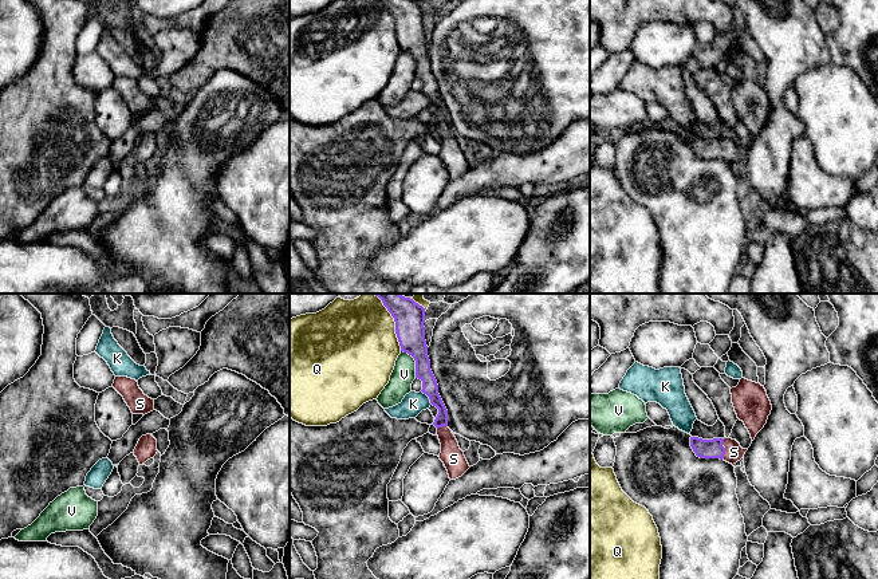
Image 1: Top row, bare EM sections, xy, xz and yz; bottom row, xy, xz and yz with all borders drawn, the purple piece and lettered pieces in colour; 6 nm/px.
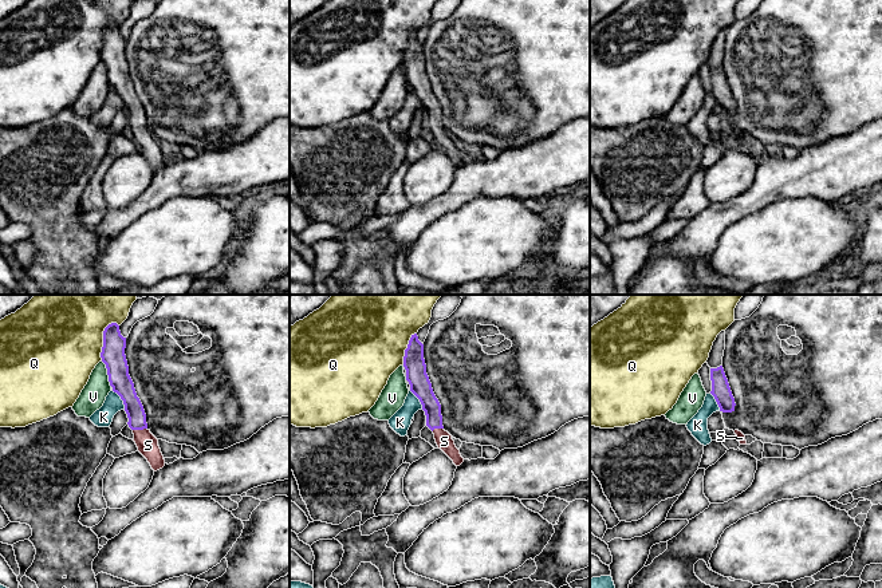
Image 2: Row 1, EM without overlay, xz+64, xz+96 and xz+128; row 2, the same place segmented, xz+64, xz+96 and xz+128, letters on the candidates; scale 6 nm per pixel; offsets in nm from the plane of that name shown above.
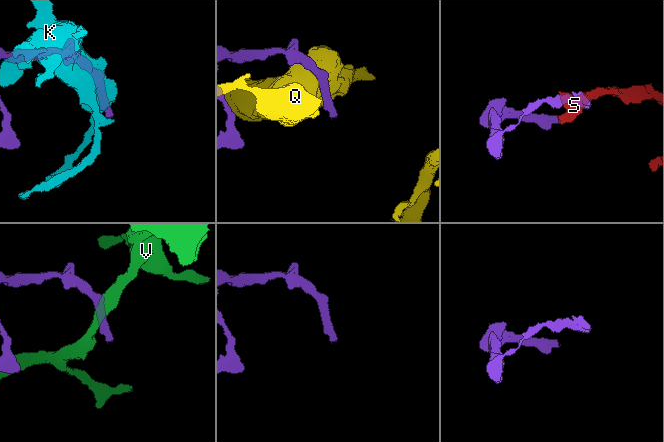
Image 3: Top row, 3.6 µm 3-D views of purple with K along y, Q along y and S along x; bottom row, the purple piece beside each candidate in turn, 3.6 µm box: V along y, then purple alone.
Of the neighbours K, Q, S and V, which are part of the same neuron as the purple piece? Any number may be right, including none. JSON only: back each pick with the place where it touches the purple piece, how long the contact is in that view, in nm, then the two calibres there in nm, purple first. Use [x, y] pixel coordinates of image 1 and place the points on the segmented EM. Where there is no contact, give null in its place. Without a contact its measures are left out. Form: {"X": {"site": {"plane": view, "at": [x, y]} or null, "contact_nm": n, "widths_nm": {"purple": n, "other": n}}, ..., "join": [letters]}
{"S": {"site": {"plane": "yz", "at": [724, 449]}, "contact_nm": 130, "widths_nm": {"purple": 110, "other": 110}}, "join": ["S"]}

